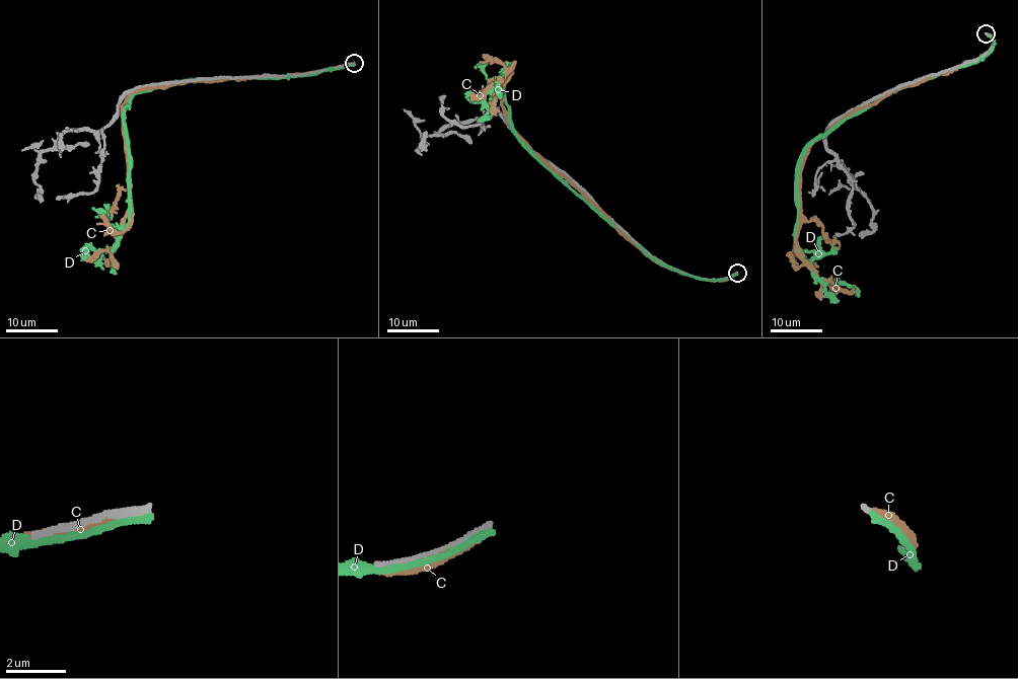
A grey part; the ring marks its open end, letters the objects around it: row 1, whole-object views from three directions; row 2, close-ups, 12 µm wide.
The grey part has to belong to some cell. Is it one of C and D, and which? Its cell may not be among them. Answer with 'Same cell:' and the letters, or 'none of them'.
Same cell: none of them

